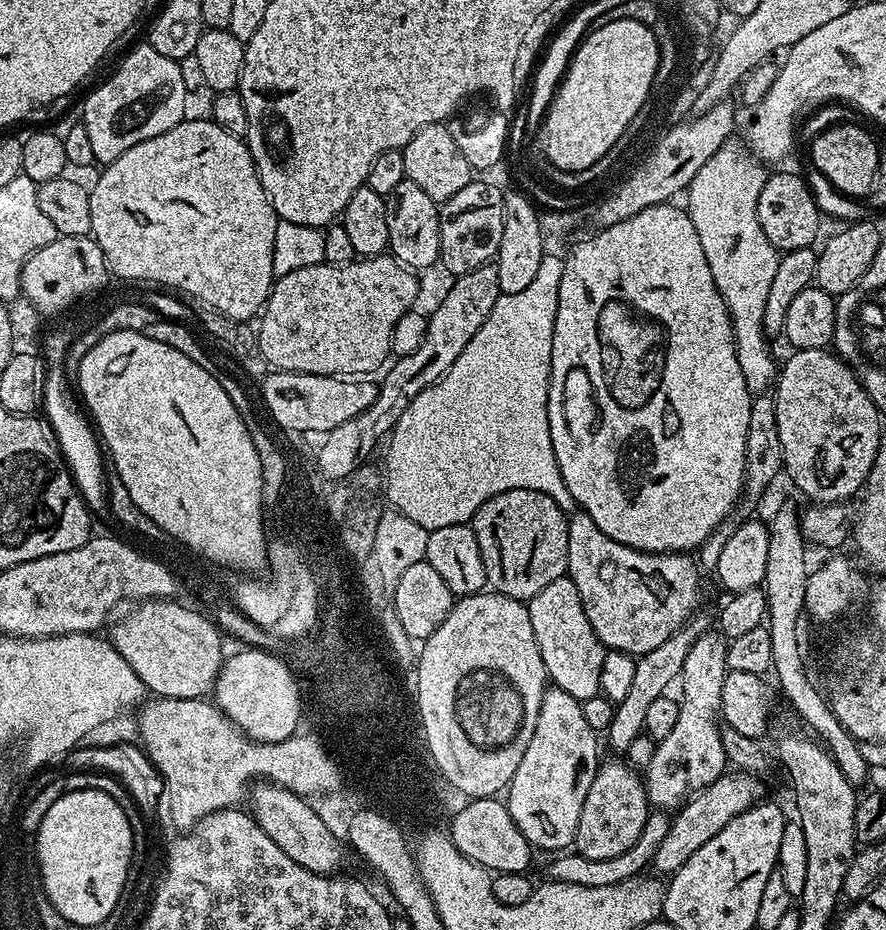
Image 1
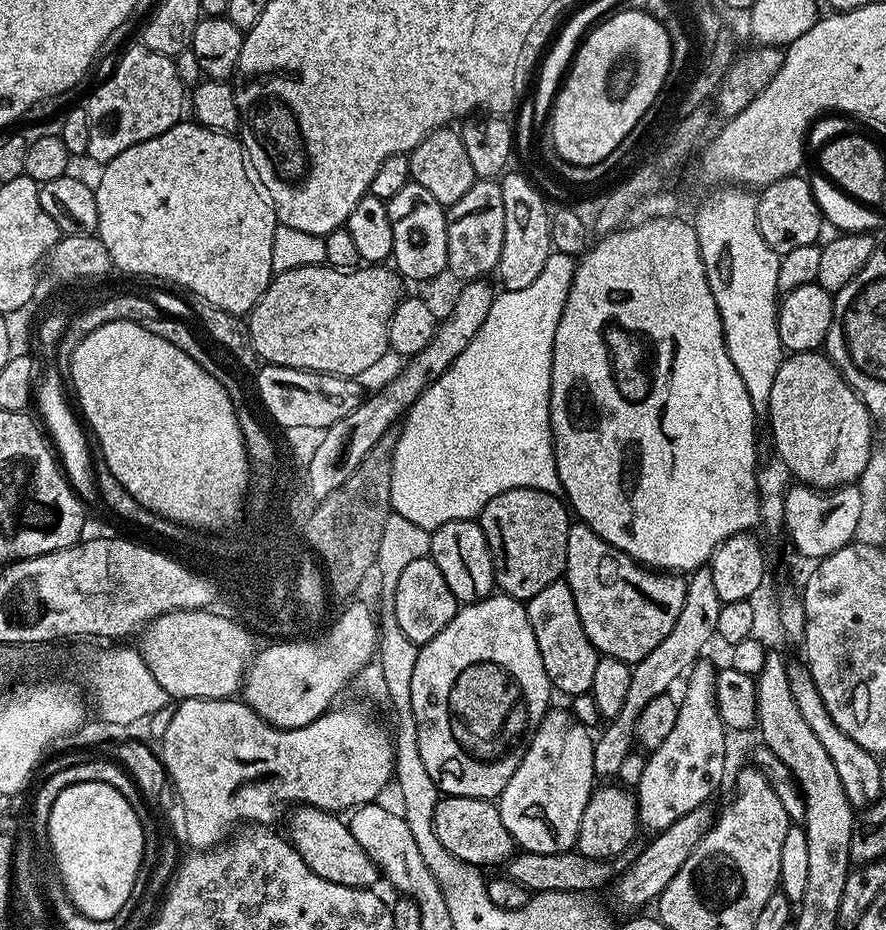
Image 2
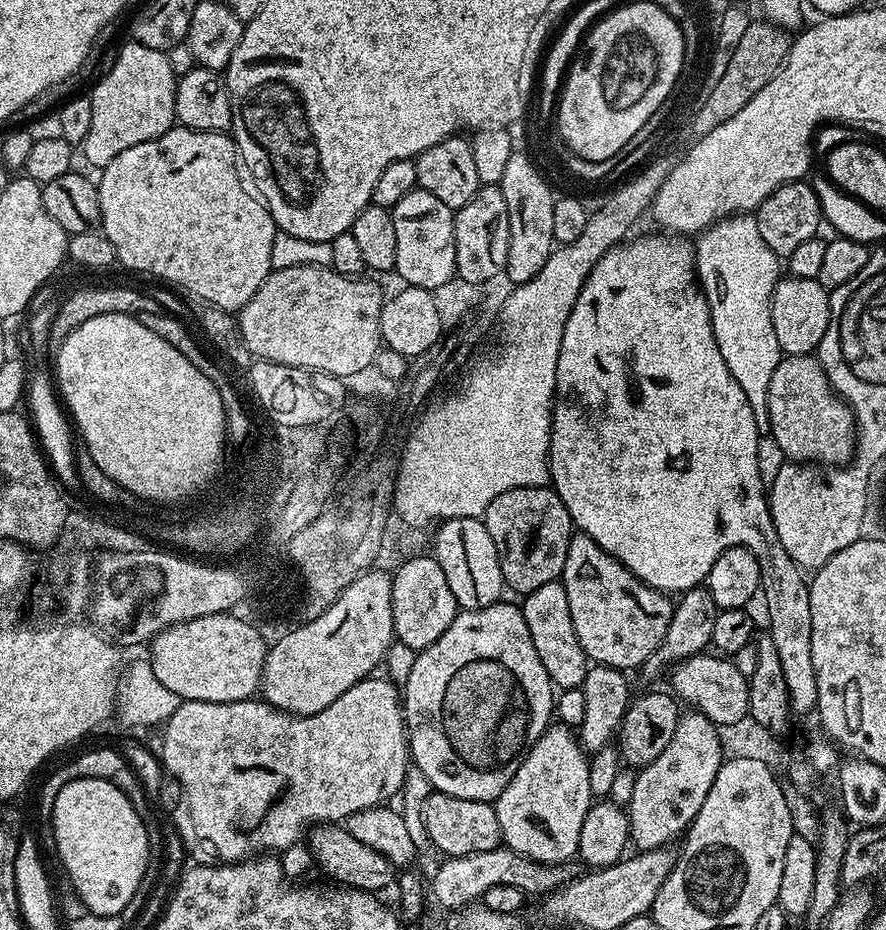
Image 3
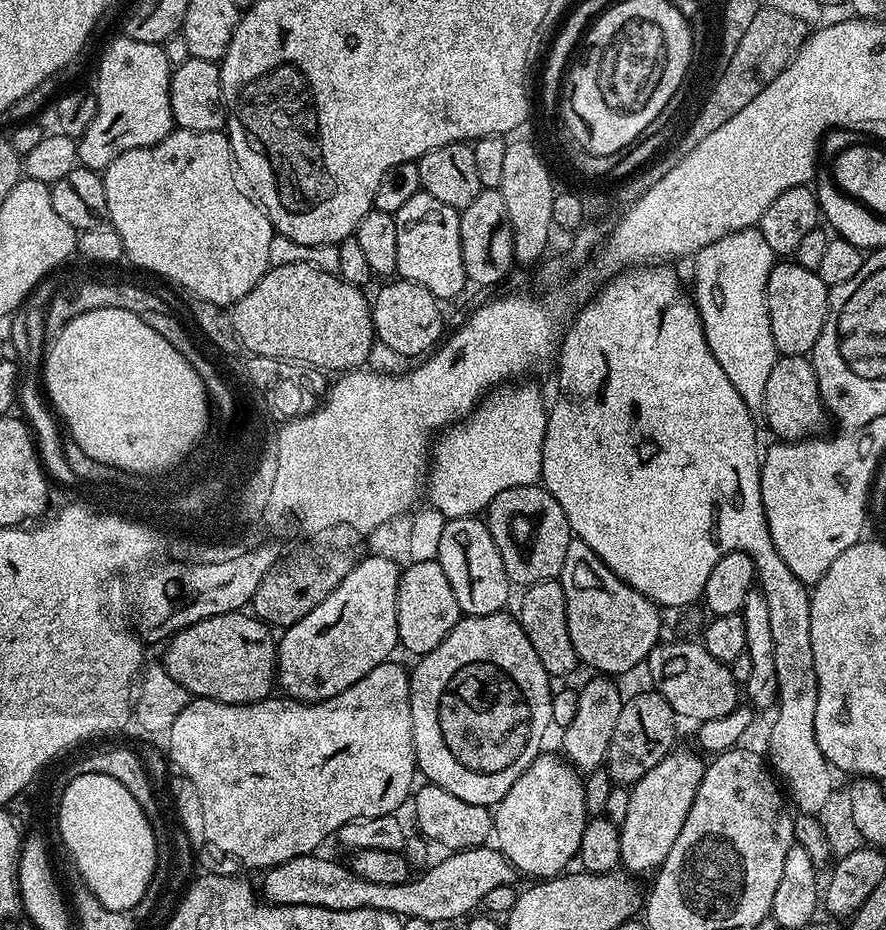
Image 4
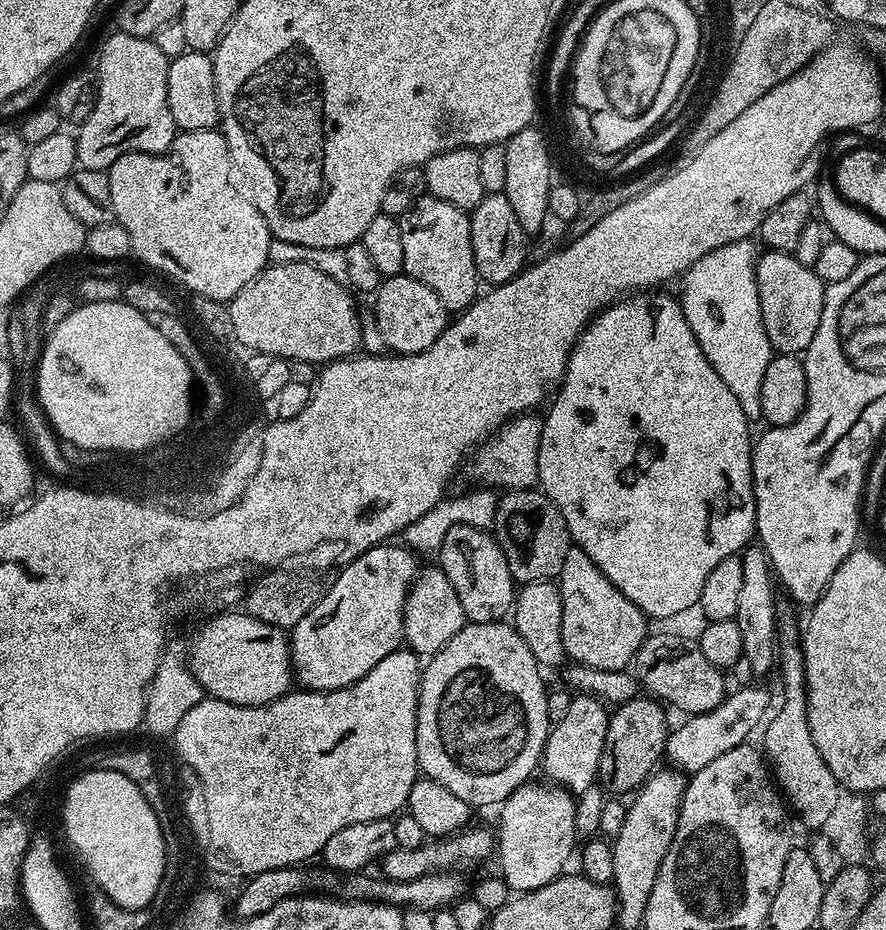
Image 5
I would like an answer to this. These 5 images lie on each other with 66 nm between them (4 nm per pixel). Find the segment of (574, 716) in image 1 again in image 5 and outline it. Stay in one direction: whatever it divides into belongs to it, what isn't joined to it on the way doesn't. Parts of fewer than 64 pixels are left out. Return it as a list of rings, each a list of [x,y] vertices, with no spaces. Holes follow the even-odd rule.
[[[552,782],[522,785],[499,805],[498,828],[499,875],[504,877],[513,893],[538,890],[565,871],[568,859],[578,848],[576,835],[576,796]]]

